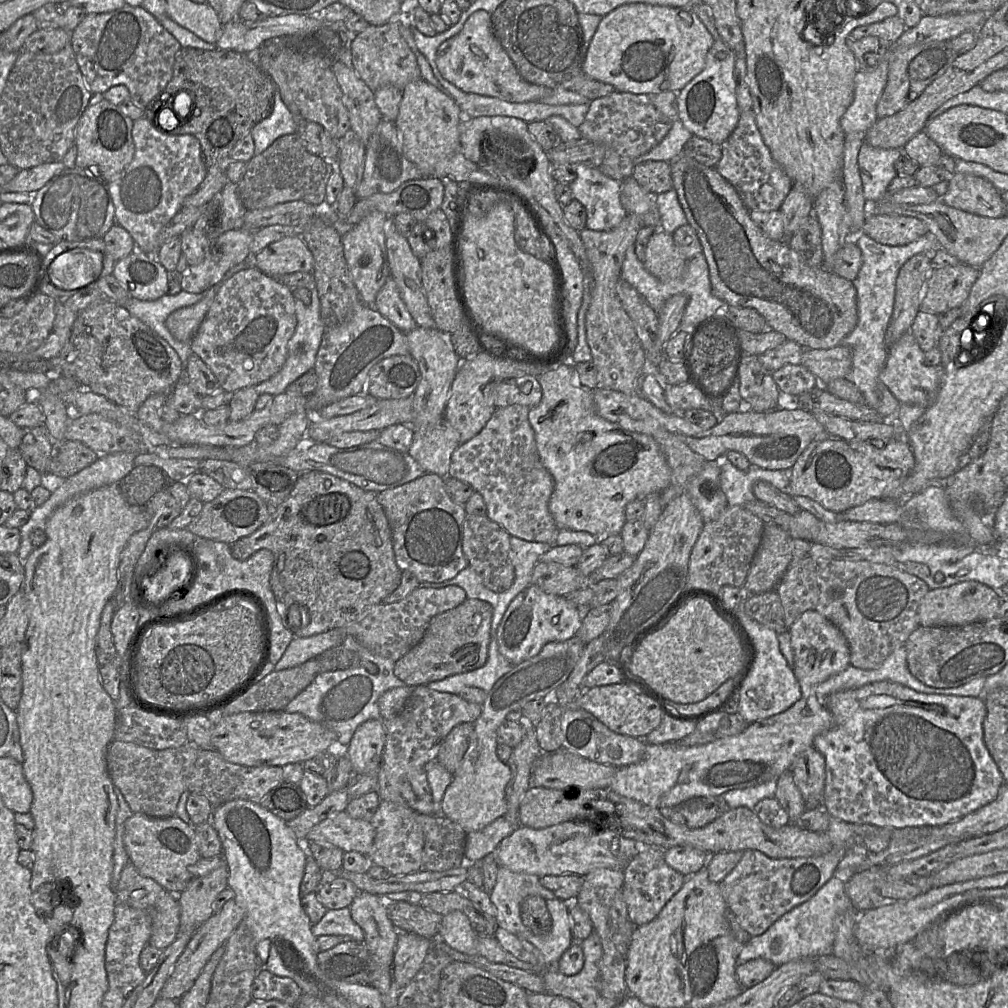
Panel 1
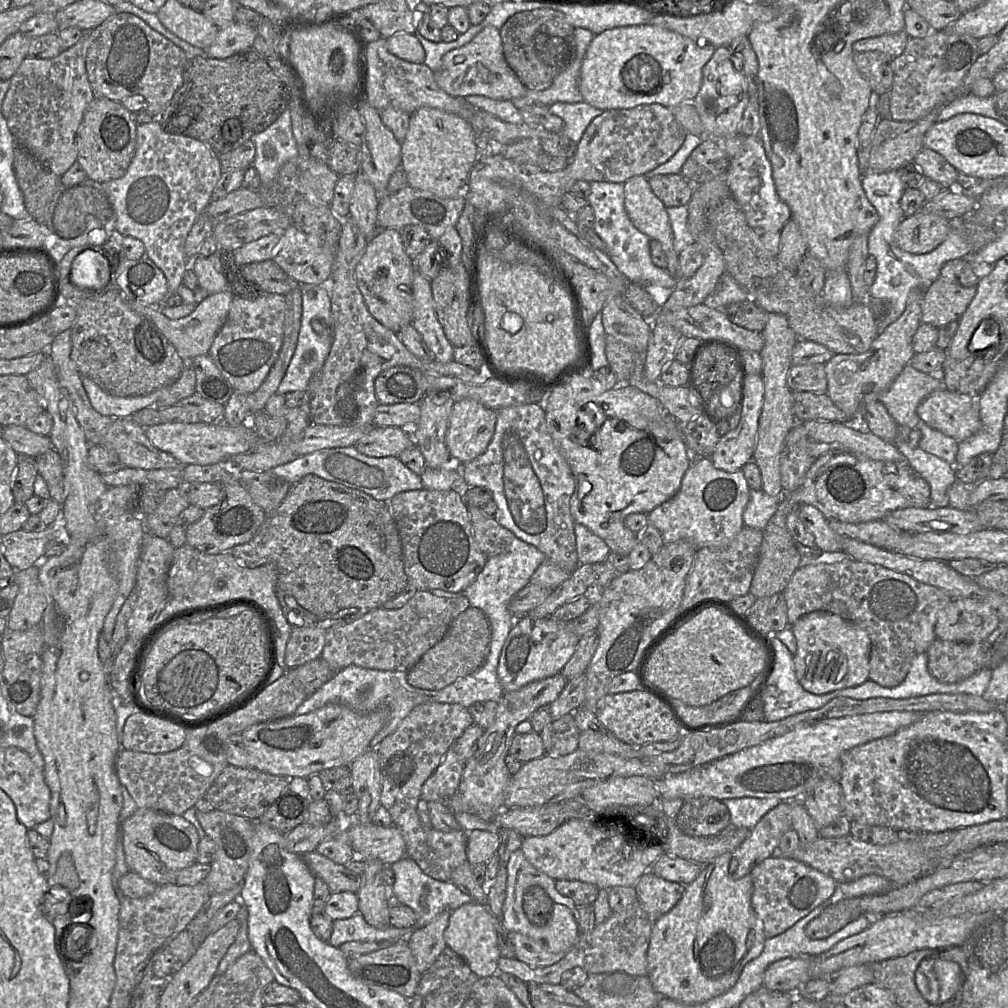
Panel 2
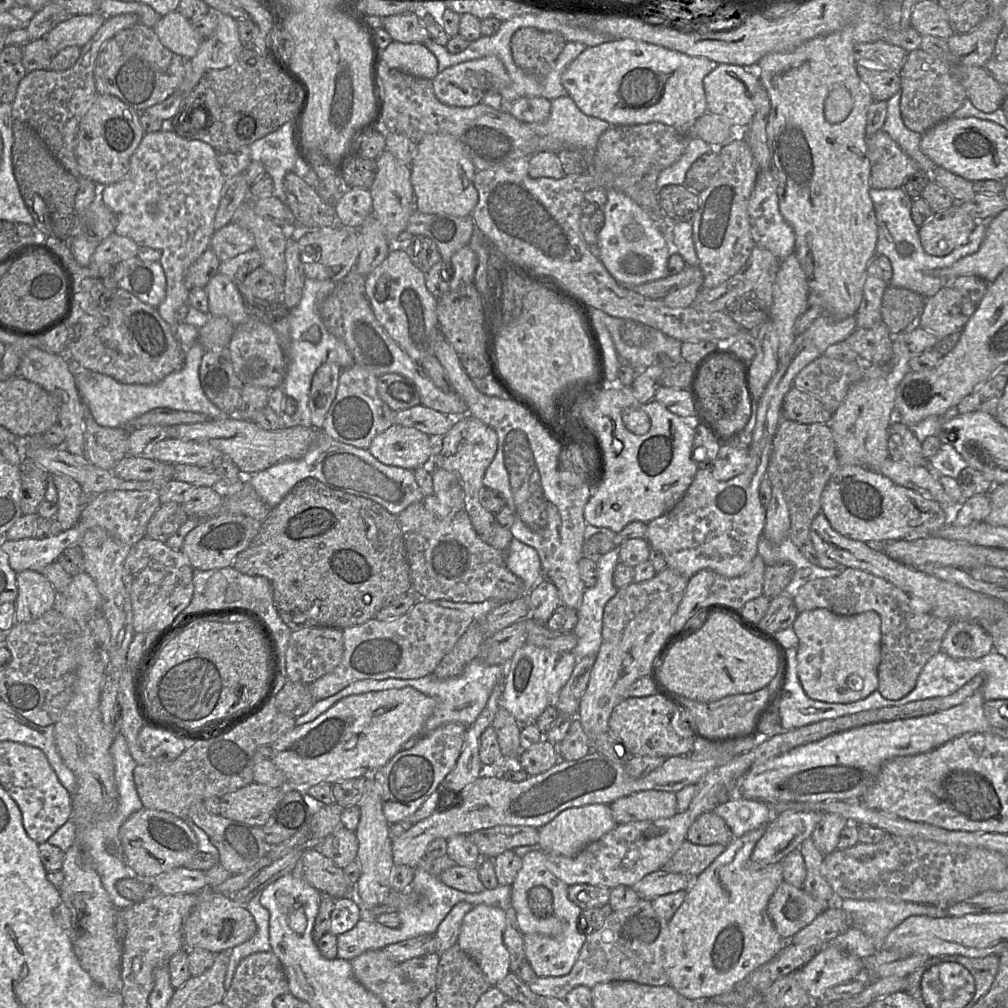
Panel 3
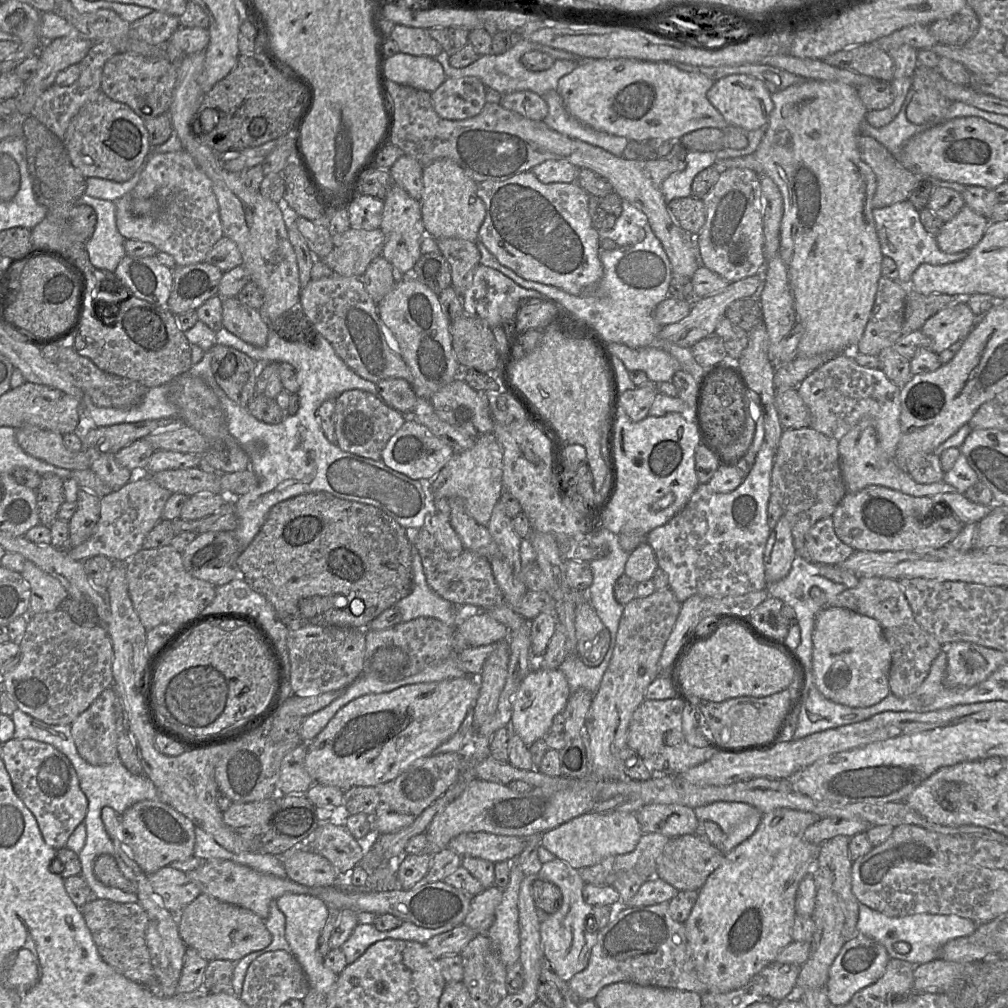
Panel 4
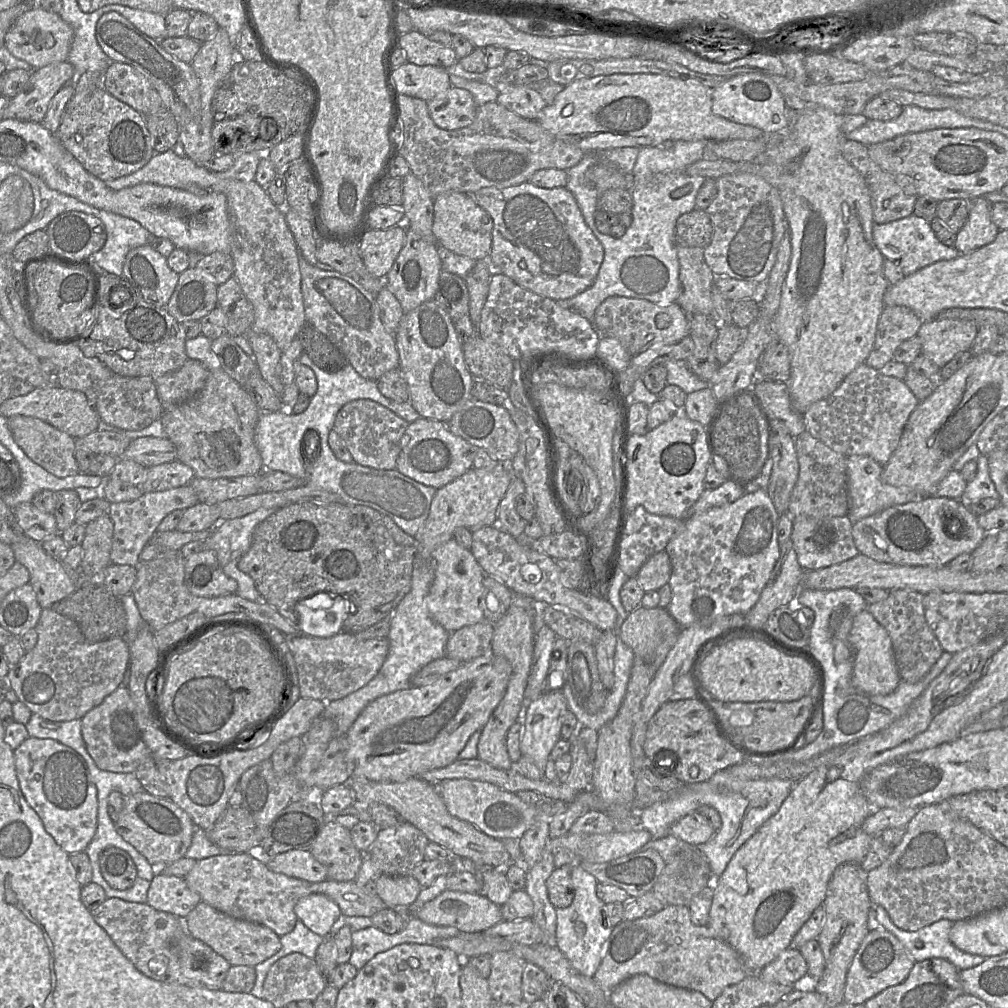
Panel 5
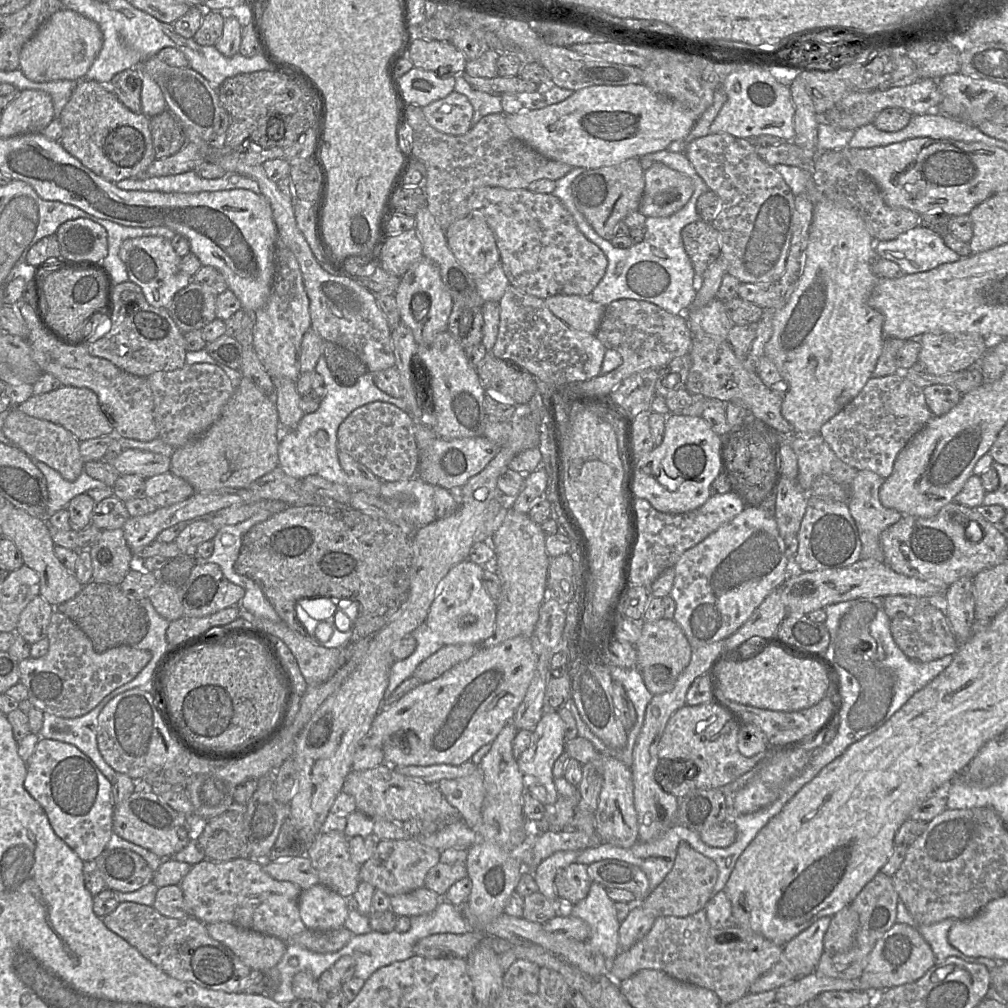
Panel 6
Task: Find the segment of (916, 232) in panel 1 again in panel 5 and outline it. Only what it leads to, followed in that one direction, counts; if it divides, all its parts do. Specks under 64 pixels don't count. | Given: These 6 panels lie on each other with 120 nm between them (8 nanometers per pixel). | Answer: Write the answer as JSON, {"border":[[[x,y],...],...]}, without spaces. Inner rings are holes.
{"border":[[[985,197],[968,201],[968,217],[963,227],[955,234],[954,248],[967,254],[992,243],[1000,229],[991,217],[991,203]]]}

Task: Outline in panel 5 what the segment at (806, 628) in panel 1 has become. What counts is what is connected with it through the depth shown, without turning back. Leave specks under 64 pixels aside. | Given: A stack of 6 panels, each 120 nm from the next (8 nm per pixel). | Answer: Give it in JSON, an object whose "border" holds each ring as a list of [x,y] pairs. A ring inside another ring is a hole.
{"border":[[[864,610],[854,618],[850,641],[857,650],[852,677],[854,686],[869,695],[887,695],[893,692],[901,679],[892,642],[885,628]]]}

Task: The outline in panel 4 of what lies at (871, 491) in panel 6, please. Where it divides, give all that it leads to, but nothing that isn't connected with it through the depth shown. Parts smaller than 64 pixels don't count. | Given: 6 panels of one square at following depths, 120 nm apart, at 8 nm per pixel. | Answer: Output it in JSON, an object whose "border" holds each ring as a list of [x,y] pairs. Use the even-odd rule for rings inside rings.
{"border":[[[862,419],[838,441],[840,467],[847,492],[858,492],[871,485],[884,486],[916,497],[933,496],[939,493],[957,492],[945,480],[931,484],[916,482],[906,470],[881,448],[876,429],[868,419]]]}

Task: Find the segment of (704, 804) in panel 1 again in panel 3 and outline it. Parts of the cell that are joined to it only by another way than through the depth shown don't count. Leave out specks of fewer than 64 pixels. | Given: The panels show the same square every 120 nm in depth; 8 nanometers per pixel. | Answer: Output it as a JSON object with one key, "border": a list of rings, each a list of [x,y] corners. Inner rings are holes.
{"border":[[[714,811],[700,814],[689,827],[686,839],[694,844],[728,846],[734,839],[732,831],[723,818]]]}

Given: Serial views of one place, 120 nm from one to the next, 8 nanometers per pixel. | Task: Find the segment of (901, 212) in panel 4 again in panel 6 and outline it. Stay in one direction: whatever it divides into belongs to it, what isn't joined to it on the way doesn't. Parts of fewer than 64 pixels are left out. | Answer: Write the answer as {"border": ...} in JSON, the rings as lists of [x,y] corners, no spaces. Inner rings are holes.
{"border":[[[918,225],[889,241],[875,241],[878,258],[895,262],[908,274],[956,262],[961,256],[950,249],[934,231]]]}

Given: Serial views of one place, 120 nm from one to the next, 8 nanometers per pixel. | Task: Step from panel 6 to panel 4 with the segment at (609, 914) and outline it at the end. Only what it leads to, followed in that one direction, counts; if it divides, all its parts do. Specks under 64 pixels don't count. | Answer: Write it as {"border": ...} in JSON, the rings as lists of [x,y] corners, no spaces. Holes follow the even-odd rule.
{"border":[[[557,857],[545,862],[545,865],[548,865],[546,870],[549,870],[549,878],[552,879],[552,883],[556,882],[555,885],[562,892],[563,902],[557,912],[549,915],[546,920],[541,922],[540,935],[543,953],[545,961],[554,972],[568,982],[574,975],[587,967],[592,947],[597,941],[597,931],[588,927],[588,919],[590,918],[594,929],[597,926],[594,918],[592,918],[593,906],[587,904],[583,899],[582,892],[586,883],[579,875],[578,870]]]}

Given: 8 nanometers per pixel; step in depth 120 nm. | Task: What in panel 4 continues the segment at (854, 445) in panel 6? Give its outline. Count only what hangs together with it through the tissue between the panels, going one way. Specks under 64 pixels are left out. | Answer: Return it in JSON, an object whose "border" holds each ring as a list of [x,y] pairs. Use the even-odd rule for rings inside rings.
{"border":[[[842,353],[839,355],[836,355],[829,360],[827,360],[825,363],[823,363],[821,366],[819,366],[817,369],[812,371],[797,387],[800,397],[802,398],[803,402],[809,409],[809,412],[811,414],[811,422],[810,427],[812,427],[814,430],[828,436],[832,437],[836,440],[840,440],[846,433],[848,433],[856,424],[858,424],[862,419],[868,419],[872,422],[874,425],[878,441],[883,449],[884,452],[886,452],[889,456],[895,456],[896,451],[901,439],[901,425],[900,425],[900,415],[901,415],[901,388],[899,388],[896,384],[894,384],[881,369],[872,369],[863,367],[859,364],[857,364],[854,359],[849,355],[849,353]]]}

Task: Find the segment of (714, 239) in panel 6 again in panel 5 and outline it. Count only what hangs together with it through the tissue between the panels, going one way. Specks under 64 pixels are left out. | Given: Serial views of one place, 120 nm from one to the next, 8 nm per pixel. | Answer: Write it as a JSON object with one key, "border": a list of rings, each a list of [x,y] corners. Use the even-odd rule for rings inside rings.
{"border":[[[695,208],[681,215],[676,222],[676,240],[687,247],[704,249],[713,237],[713,225],[708,214]]]}

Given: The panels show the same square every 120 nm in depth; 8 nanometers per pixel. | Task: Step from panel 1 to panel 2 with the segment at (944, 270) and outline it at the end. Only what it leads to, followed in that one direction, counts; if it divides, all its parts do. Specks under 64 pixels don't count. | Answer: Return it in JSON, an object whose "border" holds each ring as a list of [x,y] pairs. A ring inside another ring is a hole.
{"border":[[[942,276],[925,291],[922,323],[940,328],[959,321],[976,294],[976,287],[964,287]]]}

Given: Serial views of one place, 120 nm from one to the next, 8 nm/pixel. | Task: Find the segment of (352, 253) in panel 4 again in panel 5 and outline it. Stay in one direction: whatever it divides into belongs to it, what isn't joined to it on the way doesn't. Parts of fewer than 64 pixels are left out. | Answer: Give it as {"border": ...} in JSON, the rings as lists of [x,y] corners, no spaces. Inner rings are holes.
{"border":[[[406,228],[371,229],[358,242],[358,251],[368,272],[385,279],[405,244]]]}

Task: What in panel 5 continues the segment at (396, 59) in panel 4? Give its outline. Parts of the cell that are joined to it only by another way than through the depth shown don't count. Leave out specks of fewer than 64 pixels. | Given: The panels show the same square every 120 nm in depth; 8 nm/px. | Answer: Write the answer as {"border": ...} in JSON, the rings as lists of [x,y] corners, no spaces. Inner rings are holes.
{"border":[[[406,62],[392,69],[392,78],[398,93],[426,102],[443,94],[452,86],[447,69],[435,65]]]}

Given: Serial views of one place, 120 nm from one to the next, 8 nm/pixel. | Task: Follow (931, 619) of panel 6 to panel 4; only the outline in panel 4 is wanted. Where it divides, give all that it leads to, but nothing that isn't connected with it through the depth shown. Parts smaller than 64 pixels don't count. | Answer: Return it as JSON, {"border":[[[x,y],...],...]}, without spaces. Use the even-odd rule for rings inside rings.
{"border":[[[860,577],[856,587],[846,588],[830,601],[830,606],[849,609],[880,623],[891,648],[889,688],[891,694],[896,697],[904,698],[913,694],[927,677],[933,661],[944,650],[936,638],[916,621],[902,586],[897,580]]]}

